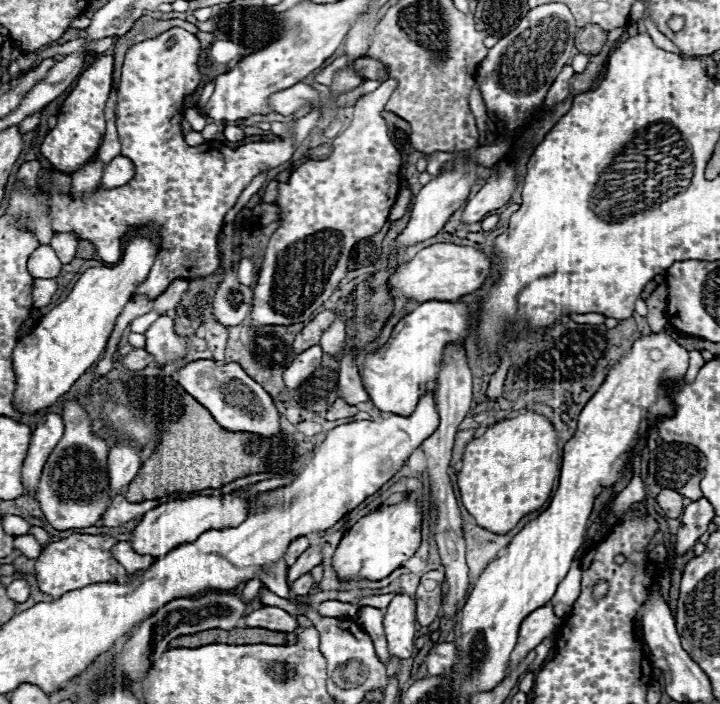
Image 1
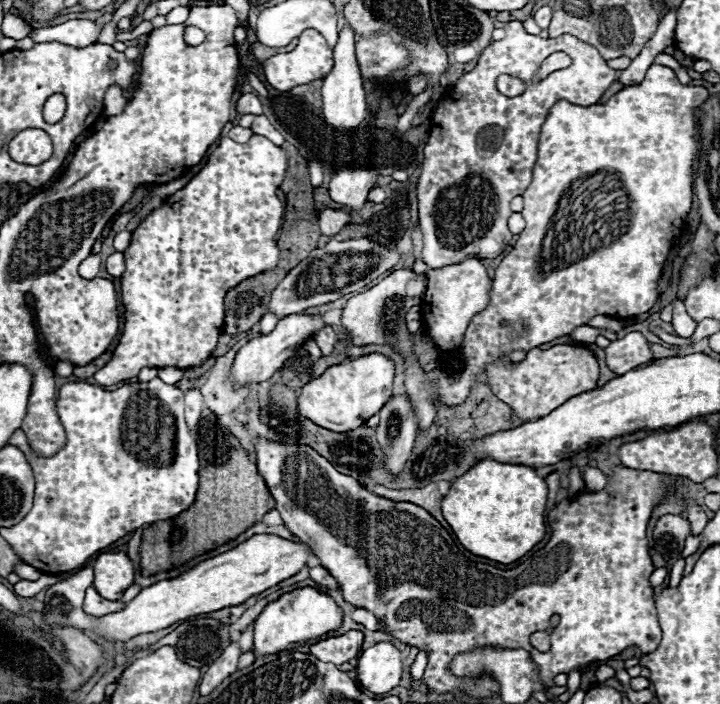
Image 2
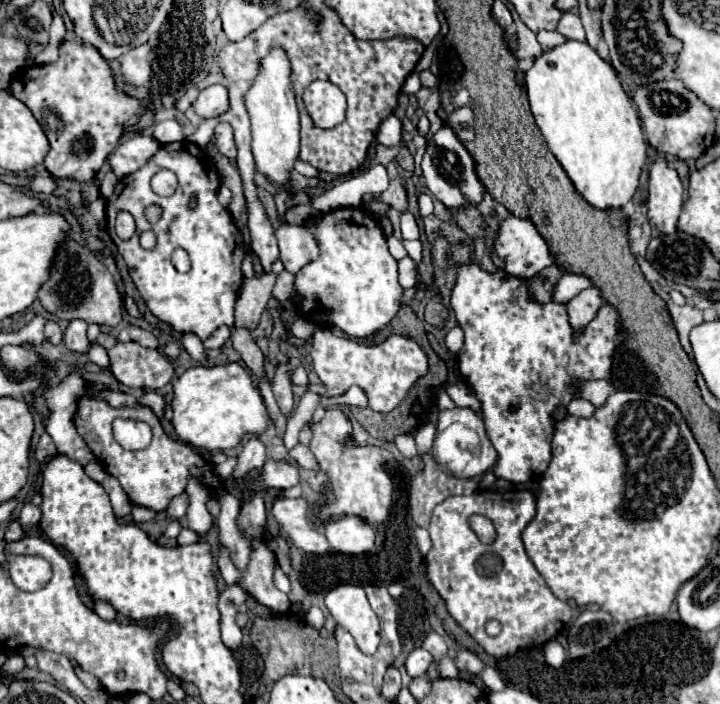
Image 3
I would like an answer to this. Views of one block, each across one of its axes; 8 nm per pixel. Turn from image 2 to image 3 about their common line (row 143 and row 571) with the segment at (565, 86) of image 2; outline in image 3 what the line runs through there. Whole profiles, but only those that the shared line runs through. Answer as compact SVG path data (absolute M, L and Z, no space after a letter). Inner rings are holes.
M508 490L508 492L474 492L470 496L450 496L434 508L432 522L430 522L430 538L432 548L426 554L426 576L438 594L444 598L448 614L458 622L458 626L468 632L488 654L492 656L508 656L518 648L534 648L550 642L572 618L572 608L568 602L556 598L550 588L546 586L540 572L534 568L530 558L524 552L522 544L522 530L528 526L528 520L536 516L536 498L528 490ZM470 514L482 514L490 518L496 526L496 540L492 544L482 544L476 534L468 526ZM496 618L502 624L502 632L494 638L486 636L484 622Z

